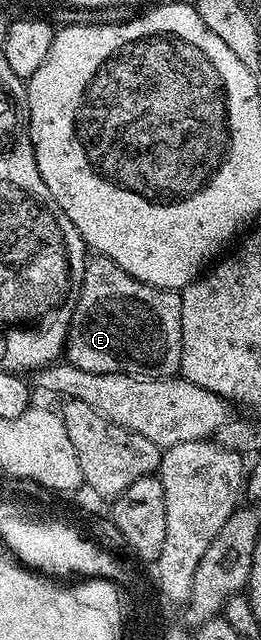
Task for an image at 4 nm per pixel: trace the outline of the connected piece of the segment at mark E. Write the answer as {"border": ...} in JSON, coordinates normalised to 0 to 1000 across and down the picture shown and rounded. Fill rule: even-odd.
{"border":[[[360,397],[330,409],[287,489],[249,528],[245,559],[337,583],[456,583],[559,592],[663,589],[693,577],[693,463],[502,433],[406,398]]]}

